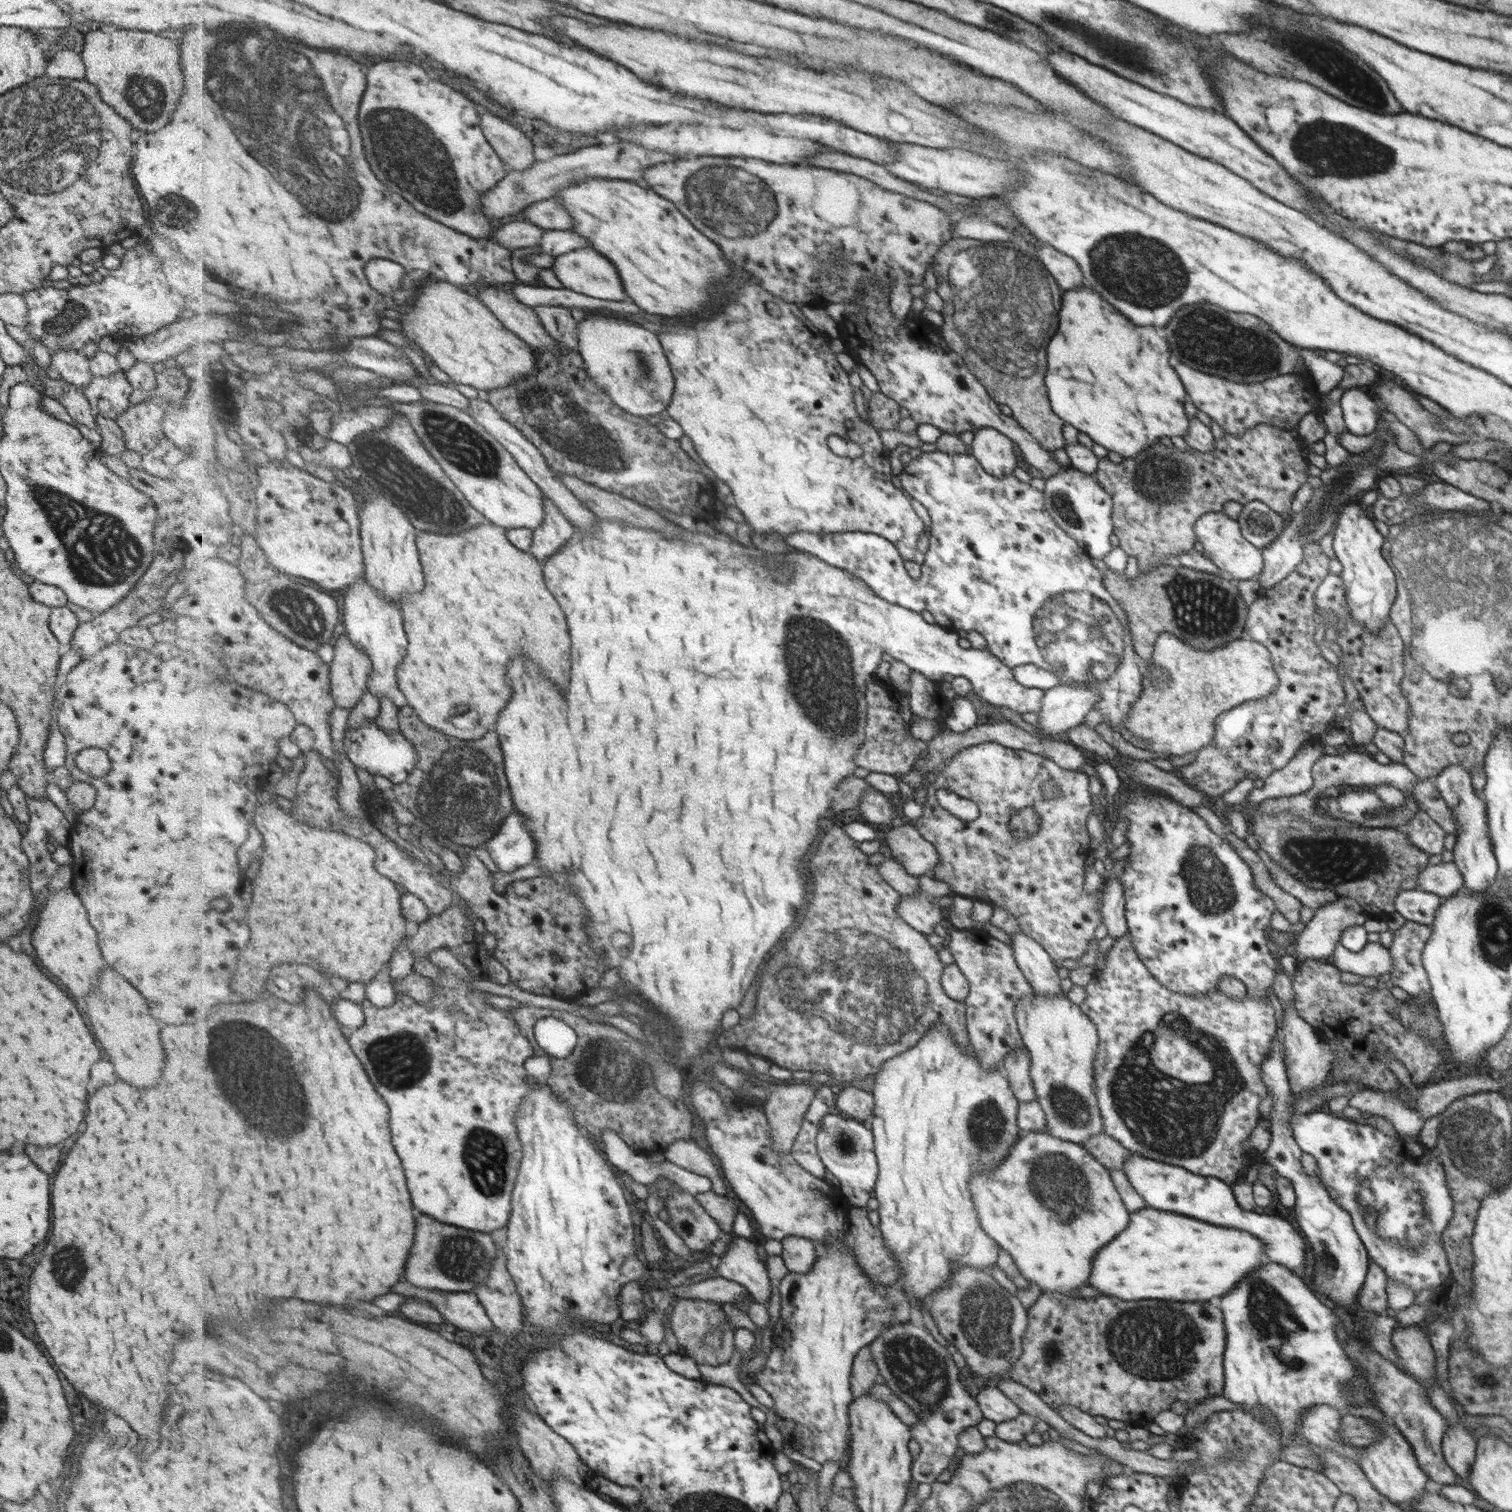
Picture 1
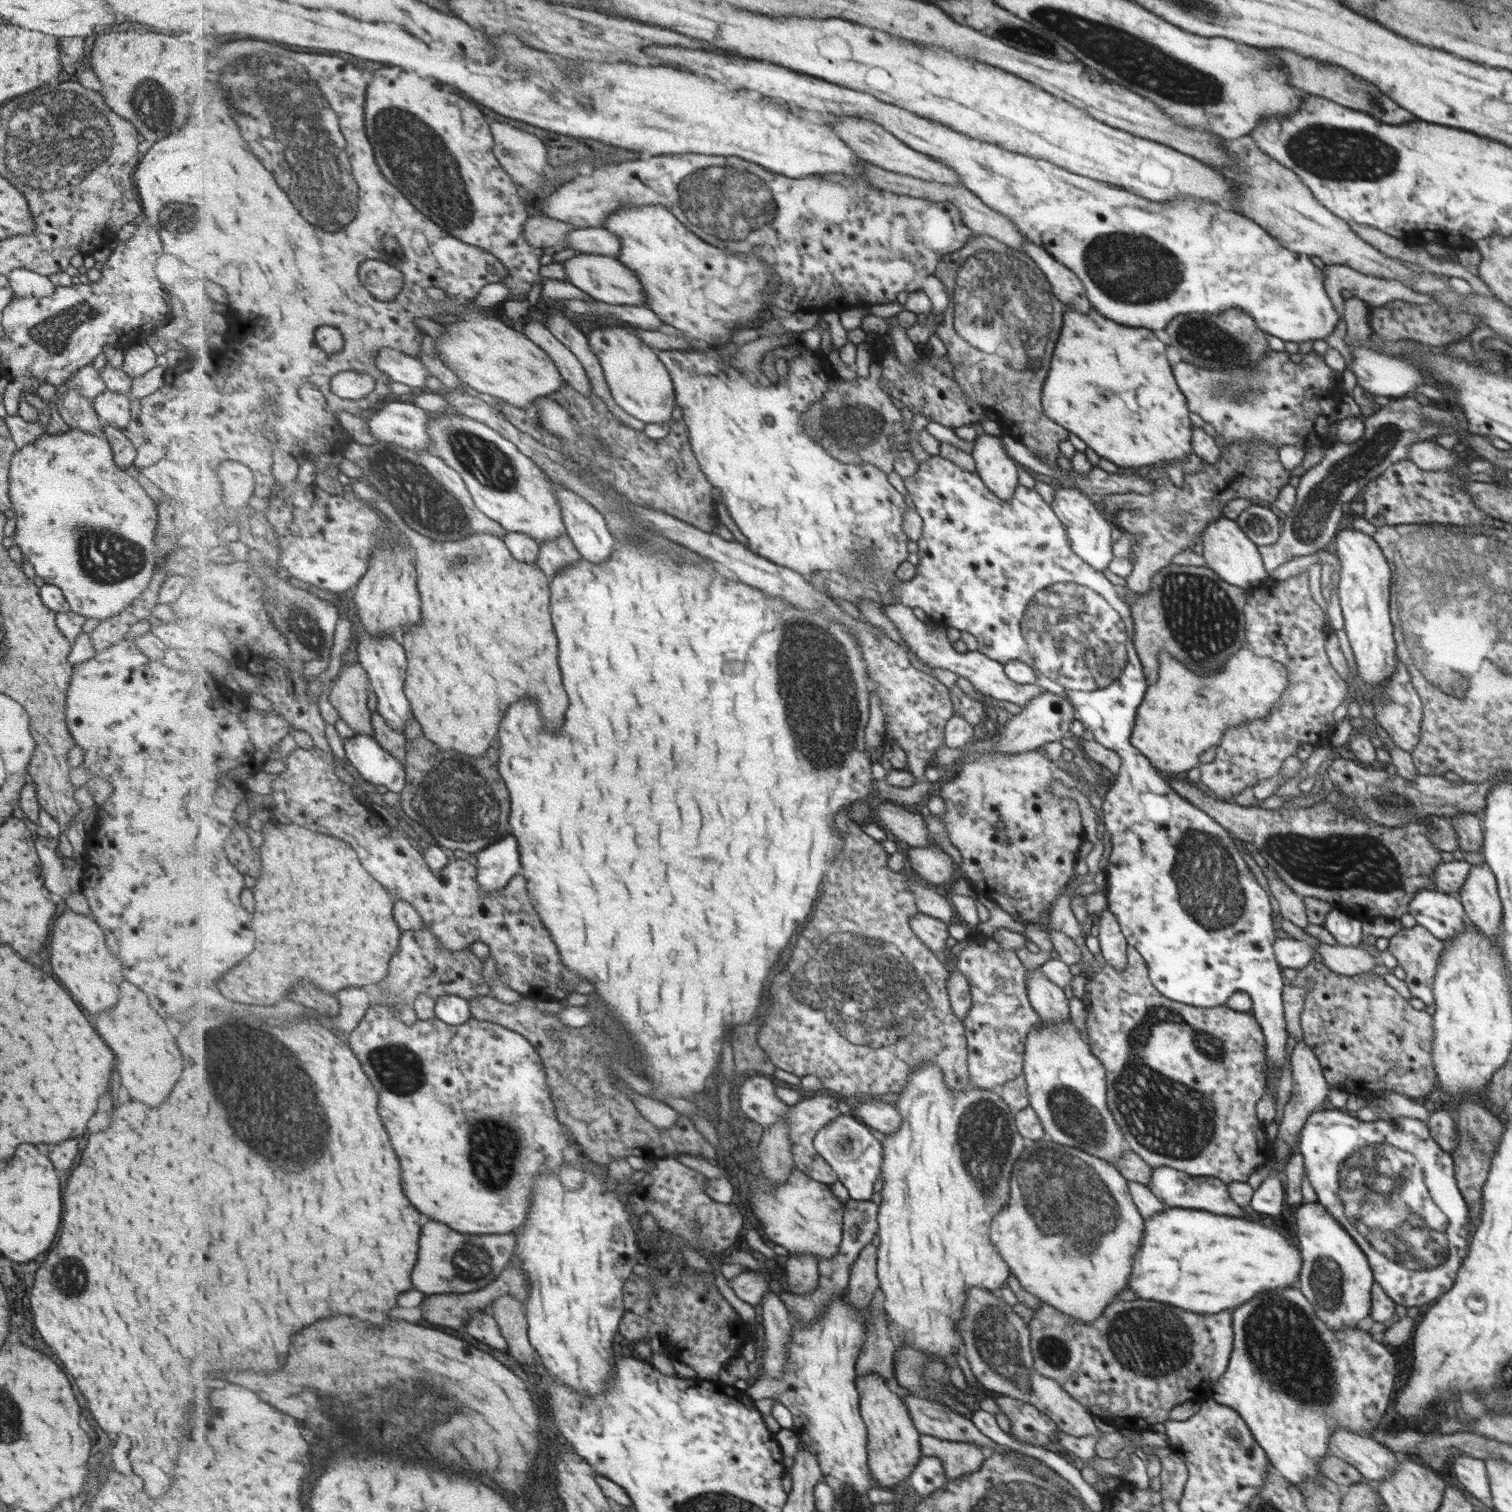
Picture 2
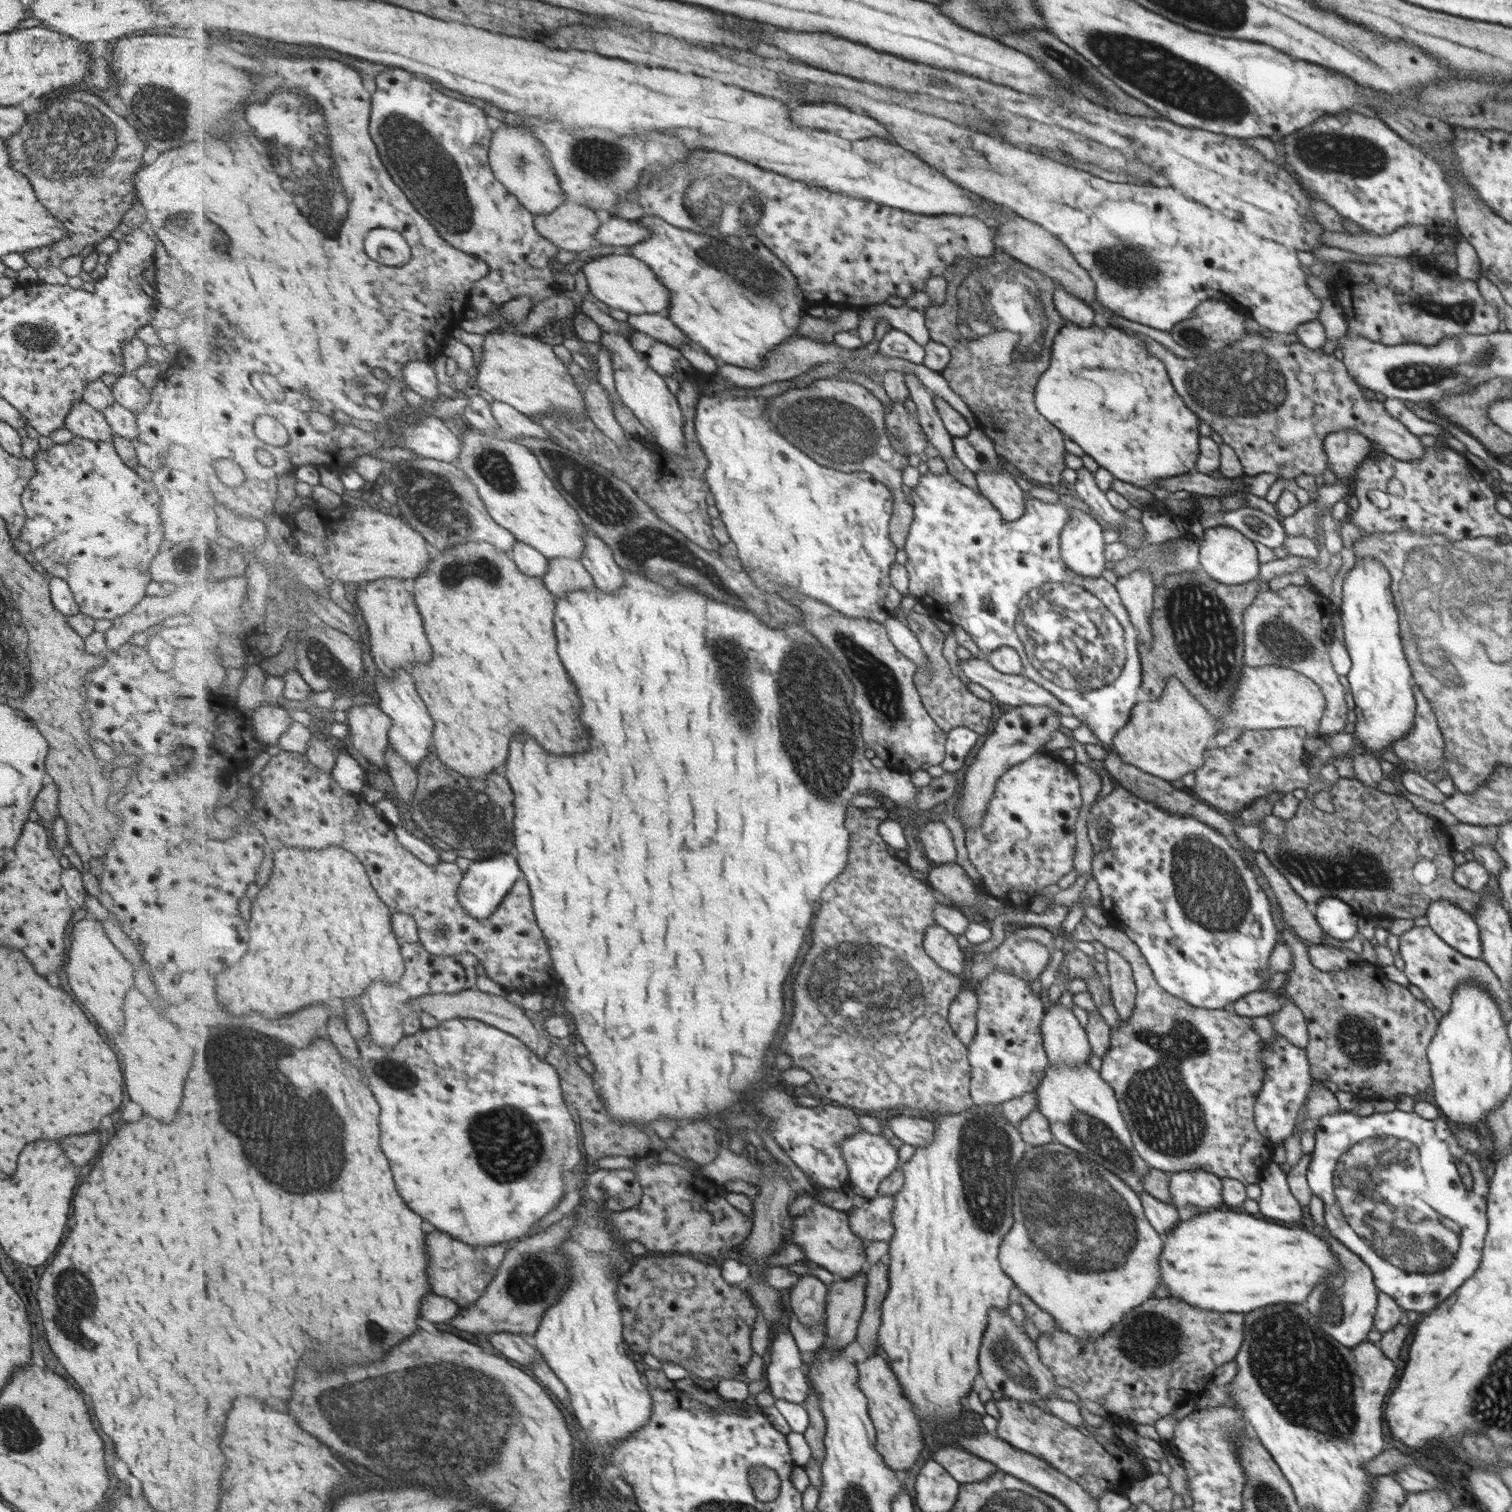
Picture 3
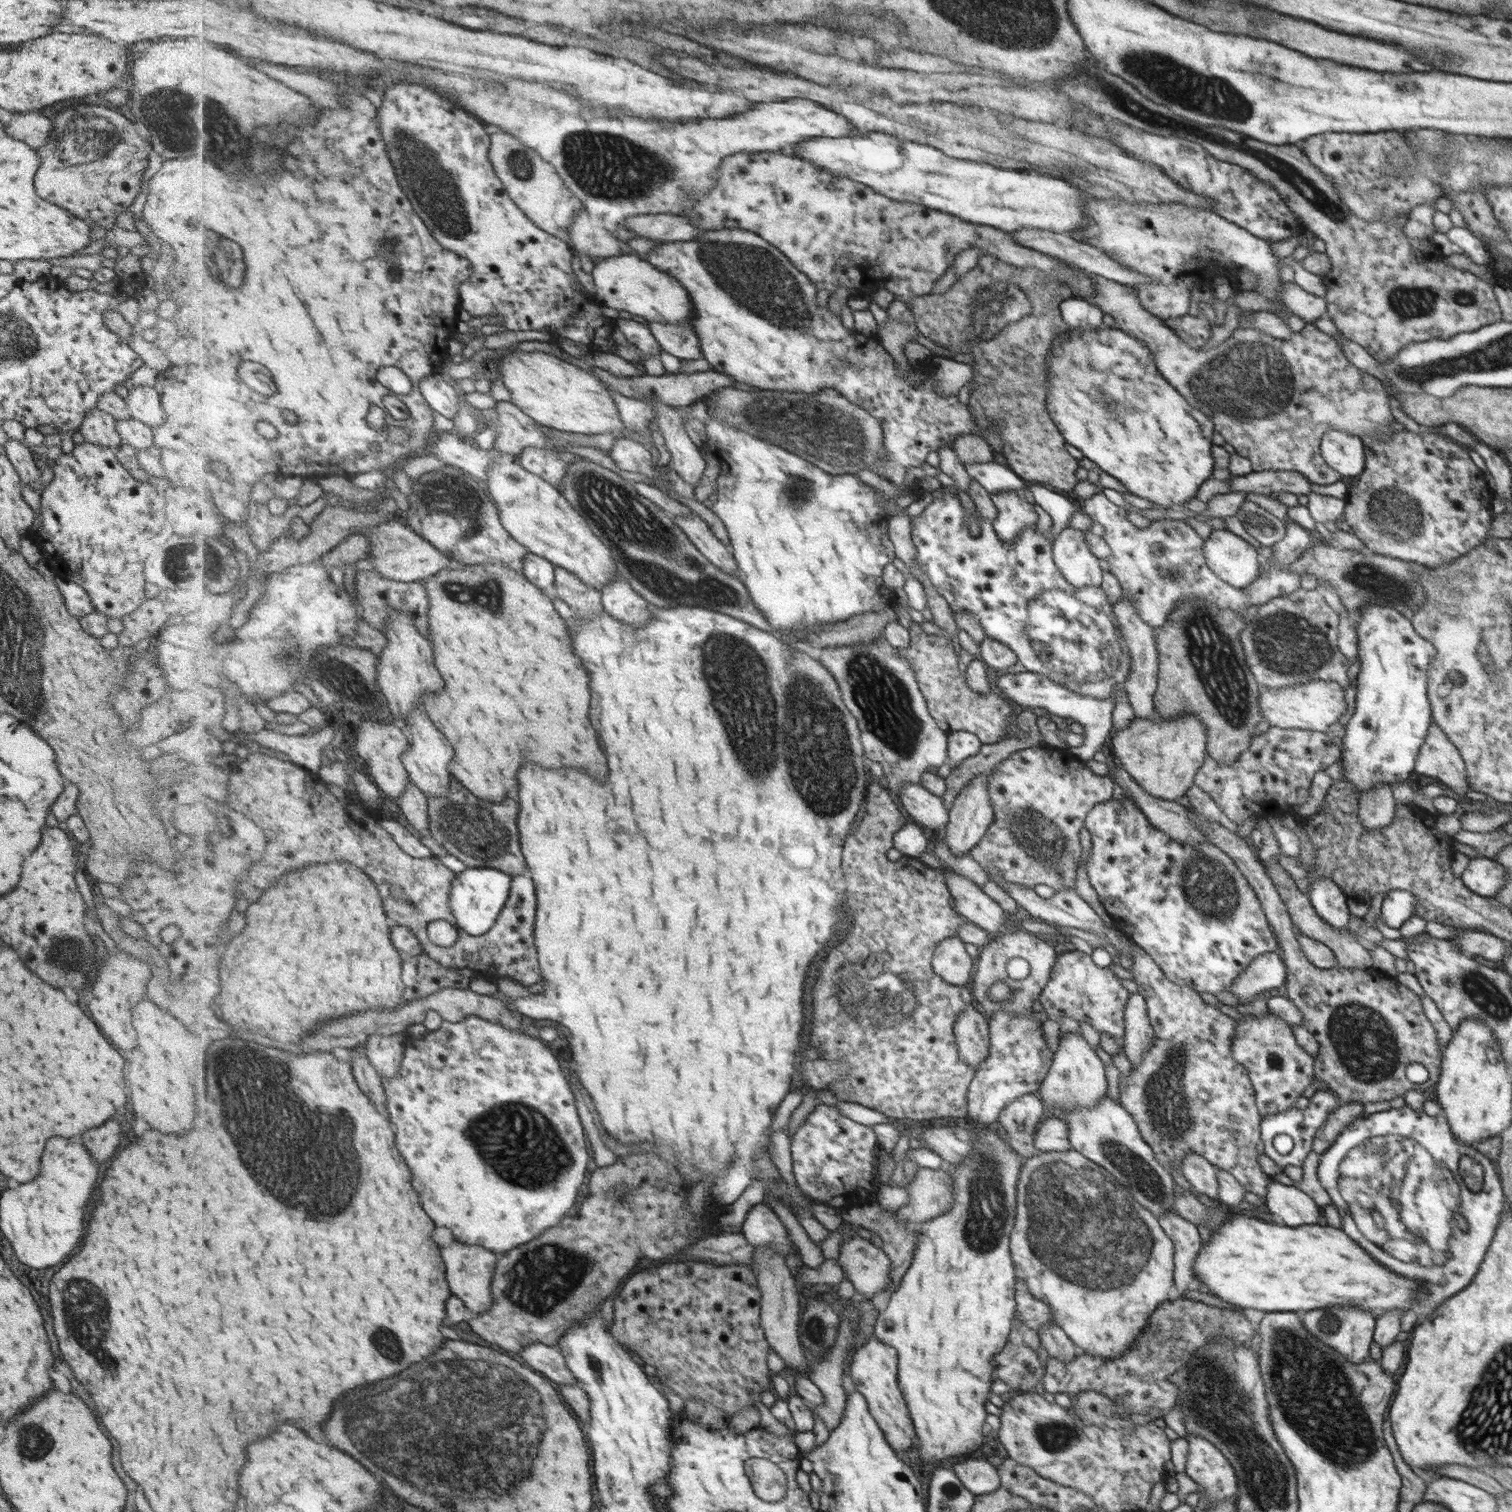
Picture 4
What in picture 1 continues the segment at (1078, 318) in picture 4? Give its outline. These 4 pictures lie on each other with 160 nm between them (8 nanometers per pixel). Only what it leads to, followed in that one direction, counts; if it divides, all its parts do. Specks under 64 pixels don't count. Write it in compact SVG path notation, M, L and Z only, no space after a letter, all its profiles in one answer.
M1037 242L1034 246L1037 258L1061 288L1077 288L1081 284L1084 276L1079 265L1072 258L1045 243Z

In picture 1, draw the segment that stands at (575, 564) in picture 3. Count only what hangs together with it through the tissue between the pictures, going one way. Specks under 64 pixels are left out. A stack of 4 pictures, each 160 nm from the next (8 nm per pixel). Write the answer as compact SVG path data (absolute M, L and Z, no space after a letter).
M545 496L544 505L547 508L545 524L541 524L541 528L534 531L533 544L530 548L530 552L541 562L545 562L551 555L563 548L577 532L551 498Z

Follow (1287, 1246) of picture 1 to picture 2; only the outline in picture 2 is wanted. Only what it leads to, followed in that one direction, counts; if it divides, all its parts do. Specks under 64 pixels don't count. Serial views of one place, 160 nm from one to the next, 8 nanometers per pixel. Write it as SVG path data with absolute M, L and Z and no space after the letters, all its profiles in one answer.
M1152 1167L1146 1187L1165 1207L1207 1211L1225 1216L1234 1216L1235 1218L1245 1216L1242 1207L1231 1199L1228 1185L1217 1177L1191 1176L1174 1168Z

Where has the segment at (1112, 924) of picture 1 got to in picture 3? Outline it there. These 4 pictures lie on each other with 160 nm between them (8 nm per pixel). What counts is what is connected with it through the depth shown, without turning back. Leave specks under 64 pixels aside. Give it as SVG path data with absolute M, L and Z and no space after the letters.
M1105 948L1105 968L1107 969L1108 977L1105 979L1109 988L1109 999L1118 1014L1121 1023L1131 1019L1132 1012L1136 1010L1136 988L1132 979L1130 964L1112 948Z

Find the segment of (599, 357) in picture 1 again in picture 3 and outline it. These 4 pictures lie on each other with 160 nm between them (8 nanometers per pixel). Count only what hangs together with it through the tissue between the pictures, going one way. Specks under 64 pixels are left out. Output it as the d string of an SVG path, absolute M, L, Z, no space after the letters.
M602 331L601 345L606 346L612 353L617 393L621 396L623 404L650 430L659 447L673 456L686 457L689 450L688 442L685 441L684 426L688 418L681 409L677 395L669 390L665 378L655 372L647 359L637 352L625 335Z

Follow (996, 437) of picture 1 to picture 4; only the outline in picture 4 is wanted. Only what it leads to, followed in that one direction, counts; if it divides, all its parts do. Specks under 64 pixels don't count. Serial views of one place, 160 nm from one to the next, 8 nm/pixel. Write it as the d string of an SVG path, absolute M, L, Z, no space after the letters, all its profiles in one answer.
M1015 491L990 493L989 497L997 510L992 527L1002 541L1015 543L1023 530L1028 530L1037 522L1031 504Z

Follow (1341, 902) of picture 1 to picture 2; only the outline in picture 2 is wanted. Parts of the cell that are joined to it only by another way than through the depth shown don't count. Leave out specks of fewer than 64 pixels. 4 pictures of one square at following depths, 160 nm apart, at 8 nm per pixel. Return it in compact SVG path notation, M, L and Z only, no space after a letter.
M1281 938L1276 941L1273 952L1282 967L1300 969L1315 959L1317 946L1305 940Z

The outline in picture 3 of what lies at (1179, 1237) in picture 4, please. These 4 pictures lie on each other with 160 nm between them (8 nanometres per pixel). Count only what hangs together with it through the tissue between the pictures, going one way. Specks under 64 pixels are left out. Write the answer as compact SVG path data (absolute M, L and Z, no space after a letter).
M1148 1192L1138 1195L1148 1223L1161 1236L1166 1236L1166 1232L1170 1231L1180 1221L1175 1207L1172 1204L1157 1200Z

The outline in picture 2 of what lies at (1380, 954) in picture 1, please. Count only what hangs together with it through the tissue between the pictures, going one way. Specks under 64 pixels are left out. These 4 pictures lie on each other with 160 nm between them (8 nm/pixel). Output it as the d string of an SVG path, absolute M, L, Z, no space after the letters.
M1318 944L1315 959L1321 966L1345 976L1368 974L1379 963L1369 950L1345 945Z

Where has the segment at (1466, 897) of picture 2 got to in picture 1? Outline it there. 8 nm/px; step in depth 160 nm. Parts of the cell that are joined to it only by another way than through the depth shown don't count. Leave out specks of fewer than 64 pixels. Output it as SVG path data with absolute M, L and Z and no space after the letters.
M1462 766L1445 767L1439 775L1433 778L1438 796L1449 807L1454 822L1456 822L1455 844L1452 848L1453 865L1457 867L1462 877L1463 888L1467 894L1483 894L1487 886L1493 882L1497 872L1496 856L1492 852L1492 840L1489 838L1487 805L1478 798L1471 787L1470 773Z

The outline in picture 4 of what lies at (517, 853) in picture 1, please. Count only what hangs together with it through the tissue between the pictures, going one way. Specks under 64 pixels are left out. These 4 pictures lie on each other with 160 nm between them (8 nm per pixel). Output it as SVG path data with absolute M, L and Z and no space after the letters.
M467 868L461 871L452 883L451 908L458 928L473 936L489 932L500 919L501 911L508 903L512 890L512 876L495 868Z

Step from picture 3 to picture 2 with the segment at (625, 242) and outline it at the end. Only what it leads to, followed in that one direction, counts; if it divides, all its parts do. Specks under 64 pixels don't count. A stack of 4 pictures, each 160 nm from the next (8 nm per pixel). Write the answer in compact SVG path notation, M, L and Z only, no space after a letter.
M604 226L575 229L566 238L568 248L594 255L619 256L622 242Z

